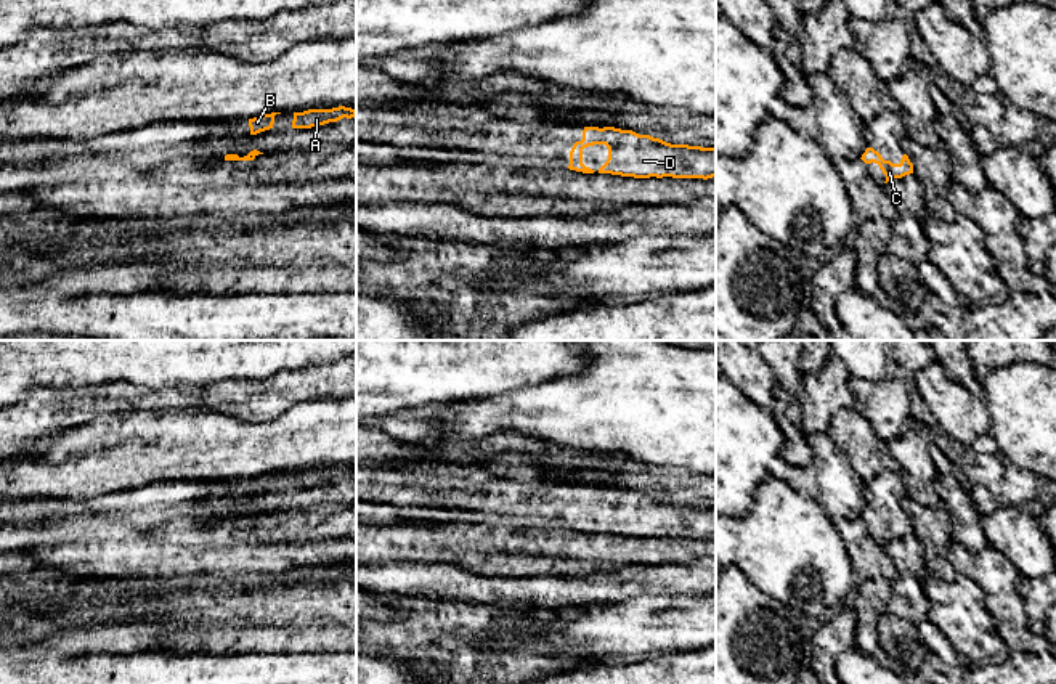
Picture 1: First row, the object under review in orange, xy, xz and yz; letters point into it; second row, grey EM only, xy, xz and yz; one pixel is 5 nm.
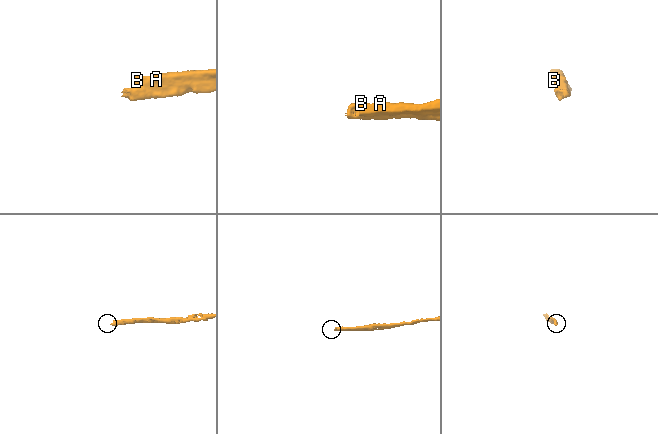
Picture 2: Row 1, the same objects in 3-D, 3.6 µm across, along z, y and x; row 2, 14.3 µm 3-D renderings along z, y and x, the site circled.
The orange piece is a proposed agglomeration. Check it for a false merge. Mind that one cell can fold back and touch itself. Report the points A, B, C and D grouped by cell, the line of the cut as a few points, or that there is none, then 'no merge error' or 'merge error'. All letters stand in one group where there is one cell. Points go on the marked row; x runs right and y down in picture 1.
A B C D; no cut; no merge error

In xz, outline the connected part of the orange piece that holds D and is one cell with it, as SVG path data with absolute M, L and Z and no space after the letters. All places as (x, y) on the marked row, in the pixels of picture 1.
M584 127L583 140L570 151L570 170L594 173L583 164L583 149L594 145L608 148L607 162L597 170L634 178L713 178L716 148L671 145L650 135L615 127Z

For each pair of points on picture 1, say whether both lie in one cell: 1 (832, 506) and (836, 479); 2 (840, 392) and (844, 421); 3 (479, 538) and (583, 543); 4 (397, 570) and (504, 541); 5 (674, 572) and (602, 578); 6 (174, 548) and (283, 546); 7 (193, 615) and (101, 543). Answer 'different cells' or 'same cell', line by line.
1: same cell
2: different cells
3: same cell
4: different cells
5: same cell
6: same cell
7: different cells

